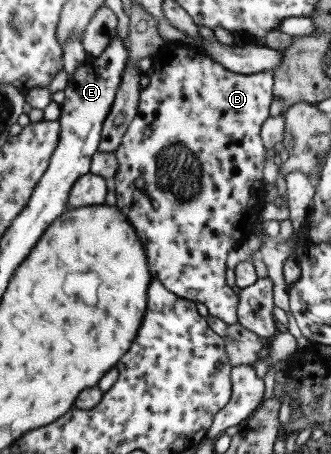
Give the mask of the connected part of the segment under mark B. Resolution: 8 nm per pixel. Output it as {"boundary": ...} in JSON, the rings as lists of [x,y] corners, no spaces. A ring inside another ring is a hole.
{"boundary":[[[181,48],[181,50],[183,50],[183,54],[177,56],[179,58],[177,62],[179,62],[179,70],[183,70],[183,76],[155,76],[155,66],[153,66],[153,74],[149,76],[150,82],[140,94],[138,114],[129,123],[129,128],[125,131],[119,148],[114,151],[118,160],[118,169],[110,182],[117,194],[117,208],[133,224],[139,240],[145,246],[147,264],[152,278],[161,281],[167,290],[181,298],[186,298],[194,303],[205,304],[211,316],[222,320],[227,326],[232,326],[238,322],[238,296],[225,283],[227,270],[225,260],[227,252],[238,246],[242,239],[249,236],[261,216],[260,209],[264,202],[263,194],[265,191],[263,168],[266,160],[265,152],[267,152],[263,142],[261,142],[261,126],[270,115],[270,105],[273,102],[274,71],[265,70],[265,72],[257,74],[237,74],[232,70],[227,70],[217,61],[213,61],[203,52],[195,54],[187,48]]]}

